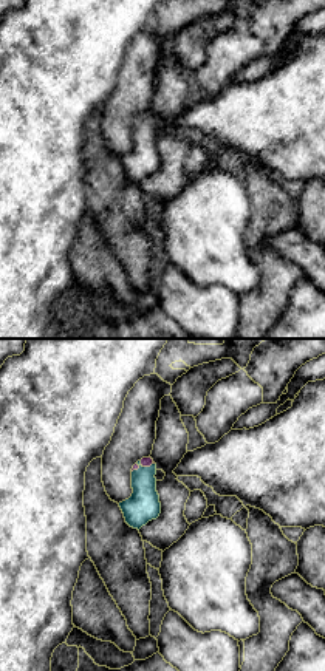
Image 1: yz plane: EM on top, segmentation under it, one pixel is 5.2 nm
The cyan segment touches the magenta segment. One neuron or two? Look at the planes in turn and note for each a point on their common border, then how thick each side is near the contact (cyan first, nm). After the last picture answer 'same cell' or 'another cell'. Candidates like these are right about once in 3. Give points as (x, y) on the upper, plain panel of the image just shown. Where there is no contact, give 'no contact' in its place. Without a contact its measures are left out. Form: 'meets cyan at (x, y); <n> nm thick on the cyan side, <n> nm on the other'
meets cyan at (141, 119); 170 nm thick on the cyan side, 50 nm on the other

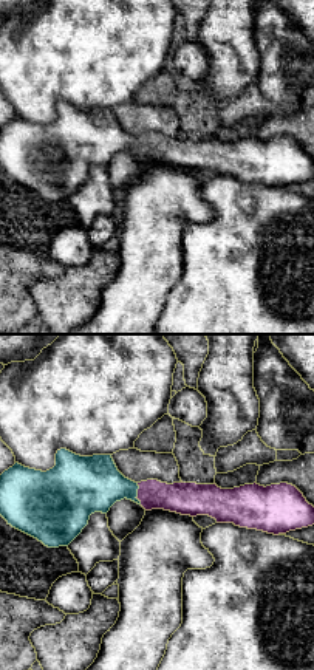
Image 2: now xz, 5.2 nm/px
meets cyan at (136, 147); 300 nm thick on the cyan side, 170 nm on the other

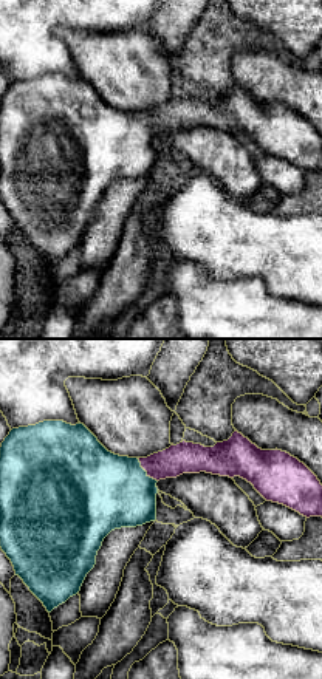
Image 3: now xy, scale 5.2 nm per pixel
meets cyan at (144, 124); 420 nm thick on the cyan side, 160 nm on the other

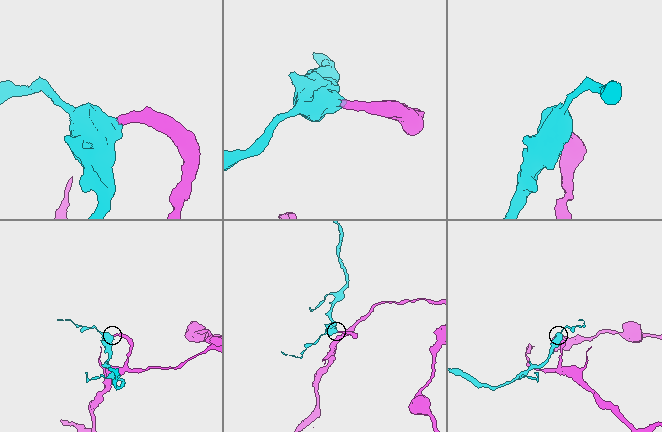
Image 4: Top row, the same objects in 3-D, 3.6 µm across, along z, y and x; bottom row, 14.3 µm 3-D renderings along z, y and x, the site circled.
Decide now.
same cell

